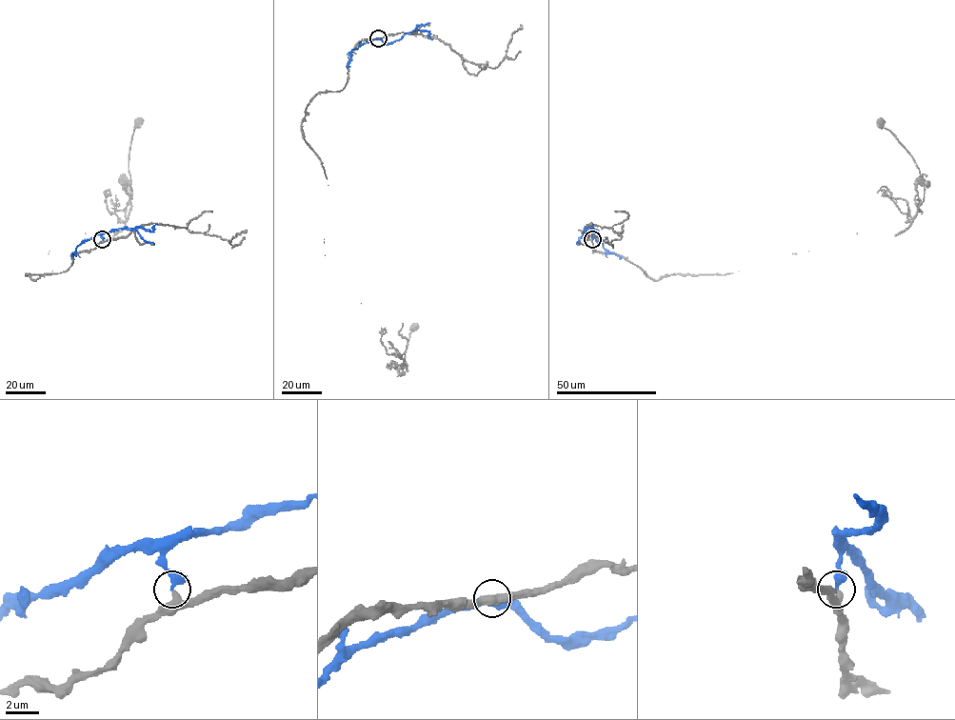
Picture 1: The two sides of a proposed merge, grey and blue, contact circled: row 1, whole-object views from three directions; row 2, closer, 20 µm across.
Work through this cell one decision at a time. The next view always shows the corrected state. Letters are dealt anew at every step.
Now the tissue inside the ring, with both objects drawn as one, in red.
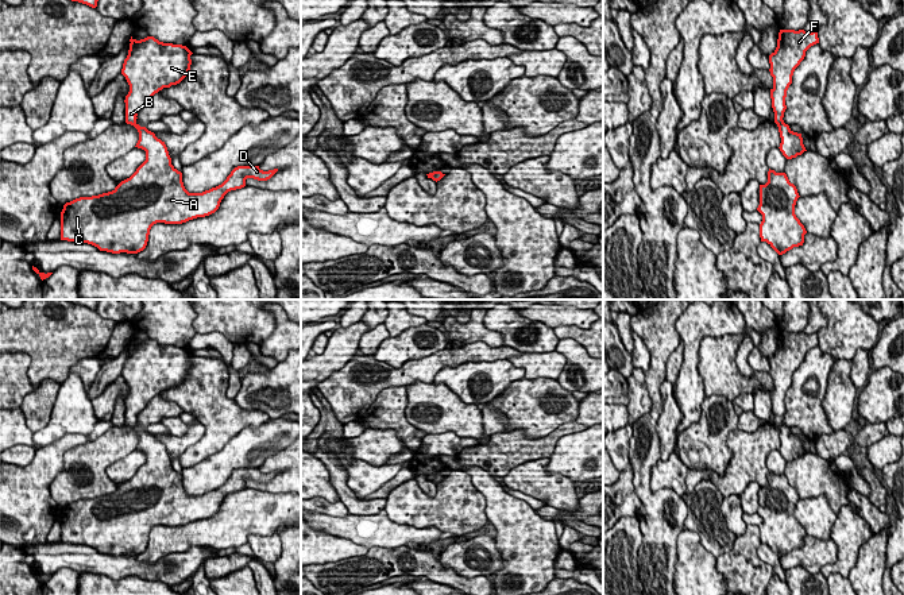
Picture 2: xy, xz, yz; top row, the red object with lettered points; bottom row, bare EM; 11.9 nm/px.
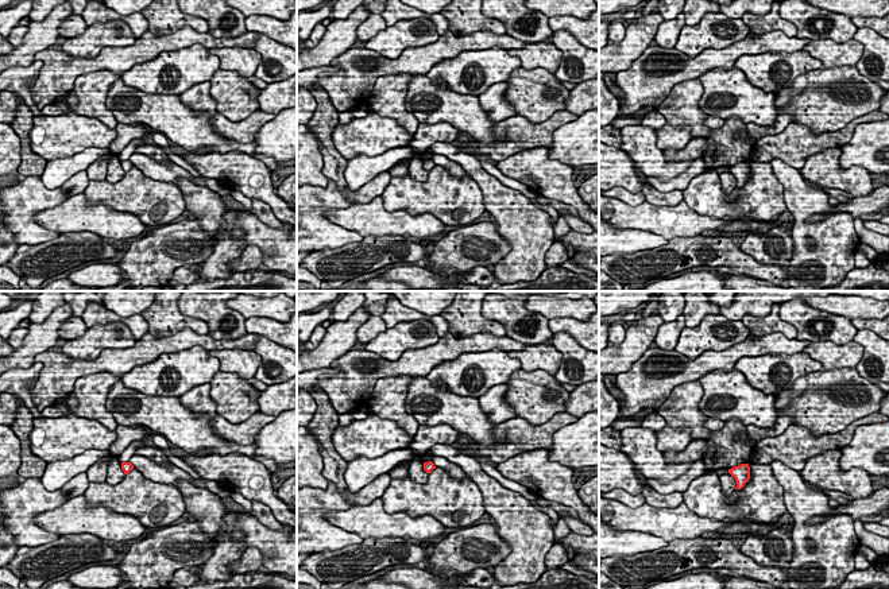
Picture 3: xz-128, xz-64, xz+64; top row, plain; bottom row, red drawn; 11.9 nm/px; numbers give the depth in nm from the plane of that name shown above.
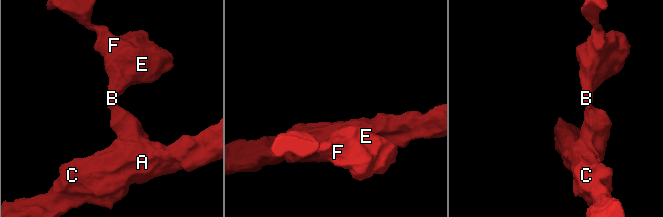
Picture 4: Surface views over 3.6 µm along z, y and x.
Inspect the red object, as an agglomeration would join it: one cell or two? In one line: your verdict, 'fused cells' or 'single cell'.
fused cells

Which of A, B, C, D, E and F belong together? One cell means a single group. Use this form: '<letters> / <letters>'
A C D / B E F

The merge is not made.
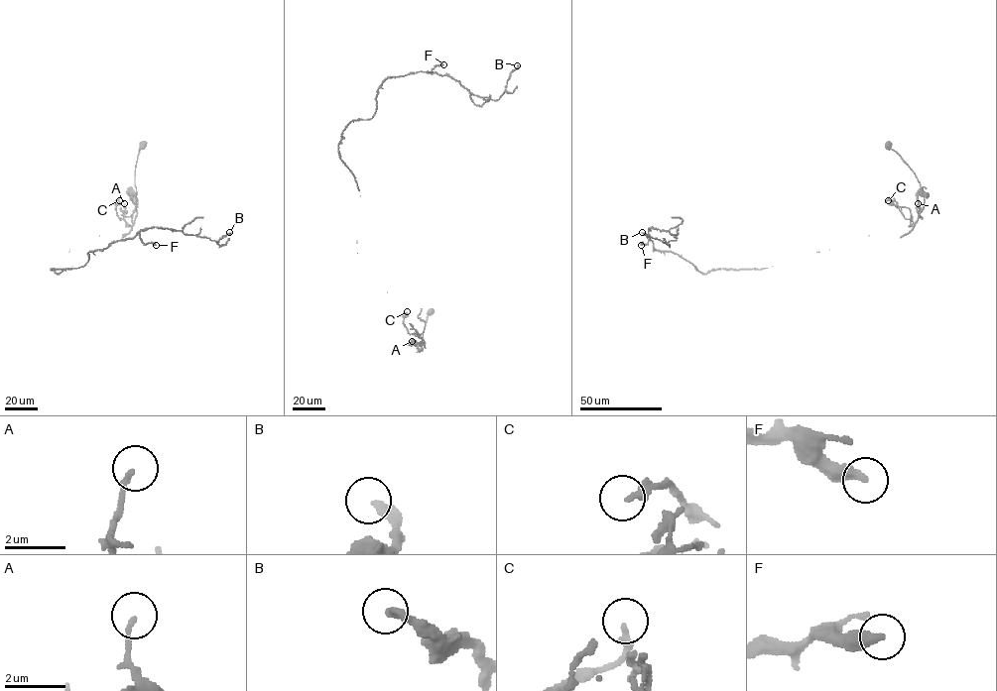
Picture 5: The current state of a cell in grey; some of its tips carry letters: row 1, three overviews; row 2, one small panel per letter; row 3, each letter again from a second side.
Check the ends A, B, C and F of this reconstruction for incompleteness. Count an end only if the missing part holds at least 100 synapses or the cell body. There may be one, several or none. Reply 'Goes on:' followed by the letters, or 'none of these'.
Goes on: none of these

